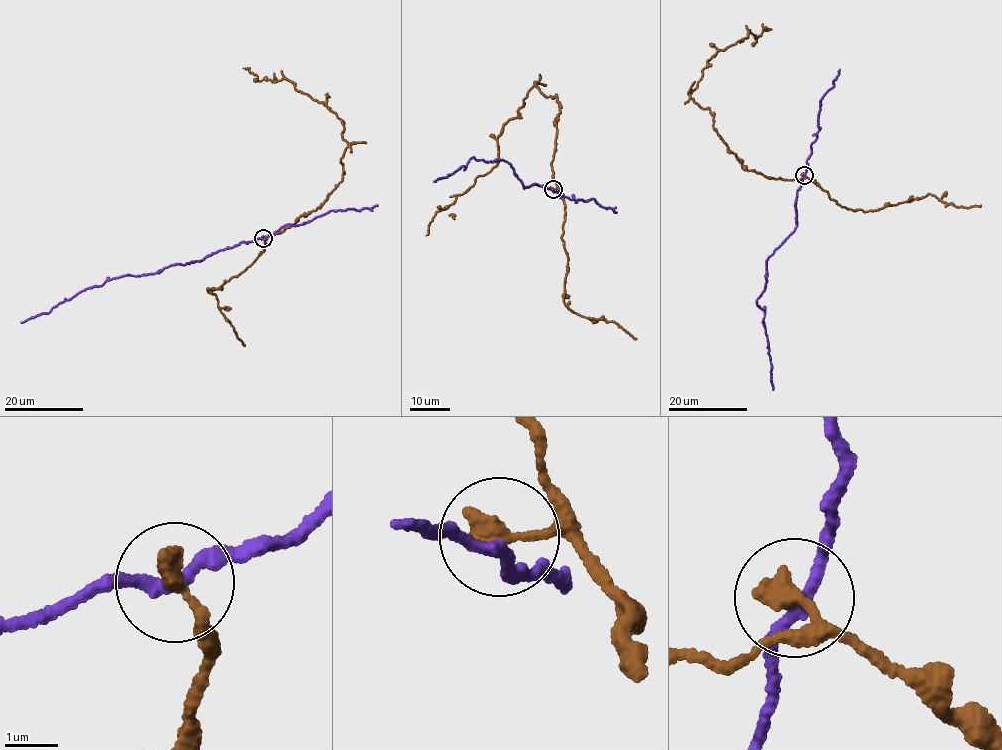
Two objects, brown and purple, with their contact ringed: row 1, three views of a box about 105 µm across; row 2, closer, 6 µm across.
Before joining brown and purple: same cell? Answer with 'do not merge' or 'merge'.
do not merge

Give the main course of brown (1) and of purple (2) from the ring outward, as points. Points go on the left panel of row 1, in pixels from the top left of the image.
1: (263, 239), (324, 202), (341, 181), (348, 145), (343, 120), (325, 104), (289, 80), (258, 79), (243, 68)
2: (262, 239), (242, 241), (201, 260), (107, 280), (87, 287), (47, 313), (21, 322)

